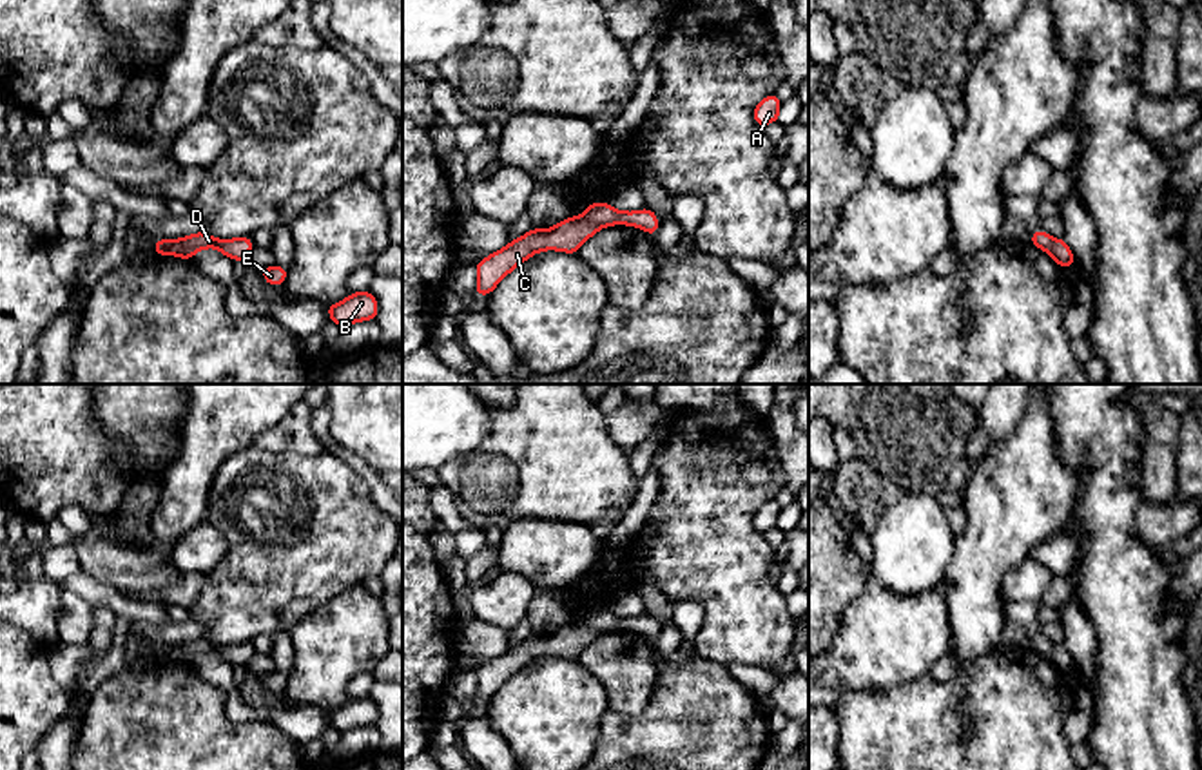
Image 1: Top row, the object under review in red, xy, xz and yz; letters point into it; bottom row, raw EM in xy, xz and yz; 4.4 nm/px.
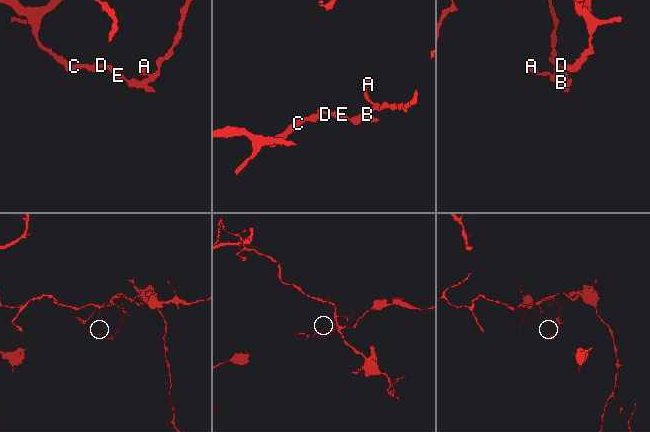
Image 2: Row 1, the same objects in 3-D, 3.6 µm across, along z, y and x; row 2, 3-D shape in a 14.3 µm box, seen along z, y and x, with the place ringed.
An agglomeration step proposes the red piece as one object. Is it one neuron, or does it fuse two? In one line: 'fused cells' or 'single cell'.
fused cells

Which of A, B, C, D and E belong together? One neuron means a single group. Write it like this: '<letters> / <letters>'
A B D E / C

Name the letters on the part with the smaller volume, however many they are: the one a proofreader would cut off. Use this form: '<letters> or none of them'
C

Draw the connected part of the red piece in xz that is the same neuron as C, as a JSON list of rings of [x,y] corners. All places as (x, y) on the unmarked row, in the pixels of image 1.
[[[573,621],[553,634],[531,634],[520,645],[509,647],[502,656],[480,665],[475,674],[479,687],[475,699],[488,703],[493,694],[520,669],[542,656],[577,659],[582,649],[600,636],[586,621]]]

